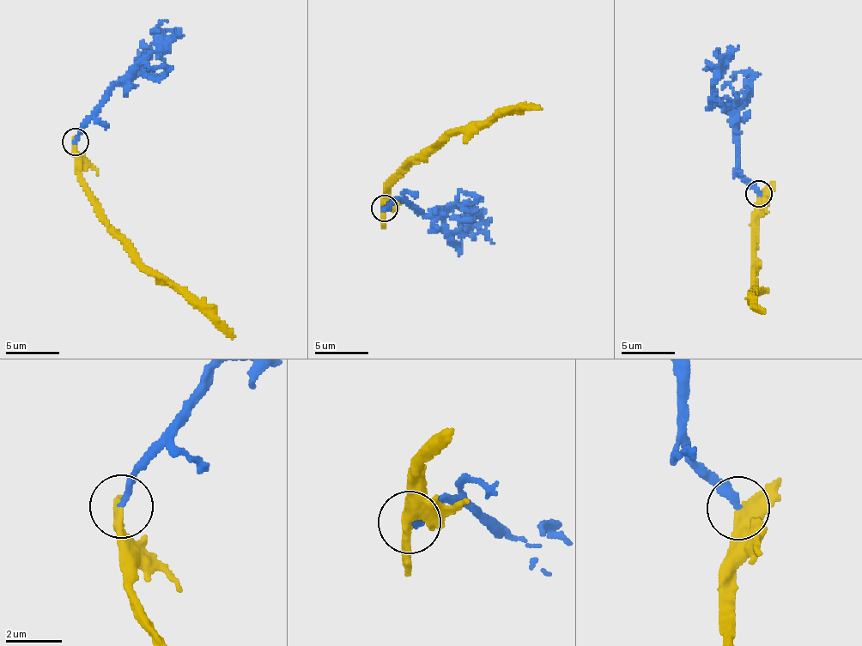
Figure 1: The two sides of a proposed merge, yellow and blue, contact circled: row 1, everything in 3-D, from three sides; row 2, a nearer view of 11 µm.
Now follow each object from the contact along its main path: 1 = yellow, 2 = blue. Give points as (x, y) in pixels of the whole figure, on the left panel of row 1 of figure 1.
1: (75, 141), (78, 181), (100, 220), (146, 268), (224, 322), (235, 336)
2: (75, 141), (89, 116), (116, 84), (124, 84), (142, 58), (154, 52), (161, 40), (184, 35)

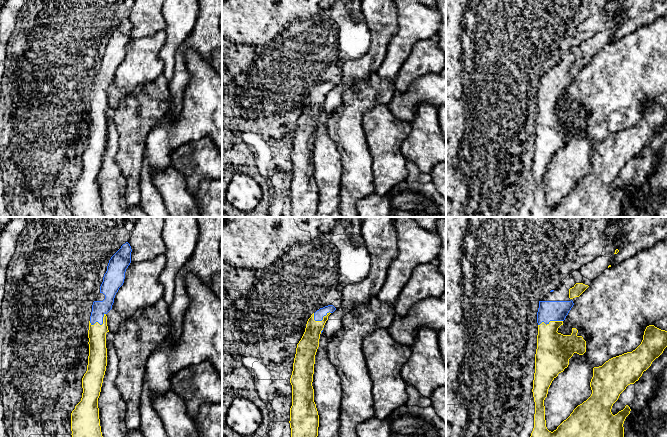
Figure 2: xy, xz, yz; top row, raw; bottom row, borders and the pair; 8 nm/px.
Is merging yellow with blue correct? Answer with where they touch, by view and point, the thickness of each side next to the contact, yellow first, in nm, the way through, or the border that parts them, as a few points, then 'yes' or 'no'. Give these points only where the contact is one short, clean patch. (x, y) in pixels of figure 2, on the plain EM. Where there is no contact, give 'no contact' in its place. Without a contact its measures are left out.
contact xy (102, 100); calibres 140 and 120 nm; way xy (97, 109), (97, 105), (102, 100), (99, 84); yes

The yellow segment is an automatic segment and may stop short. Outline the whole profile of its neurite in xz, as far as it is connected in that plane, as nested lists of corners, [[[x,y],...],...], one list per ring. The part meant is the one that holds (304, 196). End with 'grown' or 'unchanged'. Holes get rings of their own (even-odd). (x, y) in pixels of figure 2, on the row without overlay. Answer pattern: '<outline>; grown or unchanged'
[[[328,81],[313,89],[307,97],[301,116],[297,120],[290,154],[292,182],[289,199],[292,217],[317,216],[319,191],[314,178],[312,162],[315,131],[324,101],[328,92],[335,86],[333,81]]]; grown

